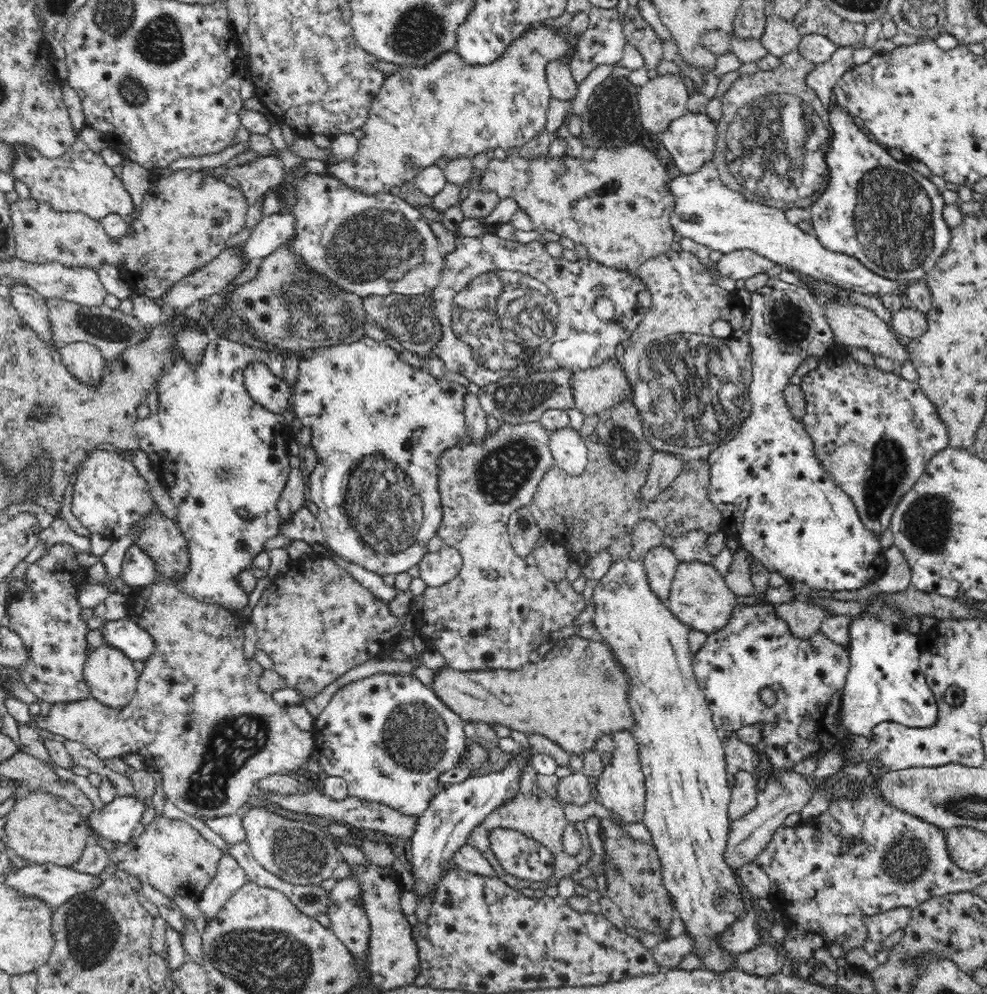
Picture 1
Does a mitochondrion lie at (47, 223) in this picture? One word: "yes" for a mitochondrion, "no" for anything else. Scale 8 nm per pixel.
no

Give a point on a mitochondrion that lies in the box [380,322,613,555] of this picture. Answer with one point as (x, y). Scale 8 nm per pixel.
(502, 473)

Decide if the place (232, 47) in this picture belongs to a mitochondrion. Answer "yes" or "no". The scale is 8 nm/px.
no

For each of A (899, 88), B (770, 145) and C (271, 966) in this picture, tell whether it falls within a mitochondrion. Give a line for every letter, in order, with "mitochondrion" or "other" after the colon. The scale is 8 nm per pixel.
A: other
B: mitochondrion
C: mitochondrion

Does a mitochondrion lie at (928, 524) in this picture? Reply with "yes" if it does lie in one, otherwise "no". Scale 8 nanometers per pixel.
yes

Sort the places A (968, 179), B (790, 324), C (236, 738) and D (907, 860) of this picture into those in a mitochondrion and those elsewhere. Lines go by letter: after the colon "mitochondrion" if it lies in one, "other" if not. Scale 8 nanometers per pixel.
A: other
B: mitochondrion
C: mitochondrion
D: mitochondrion

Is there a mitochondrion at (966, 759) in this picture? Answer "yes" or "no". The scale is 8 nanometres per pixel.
no

